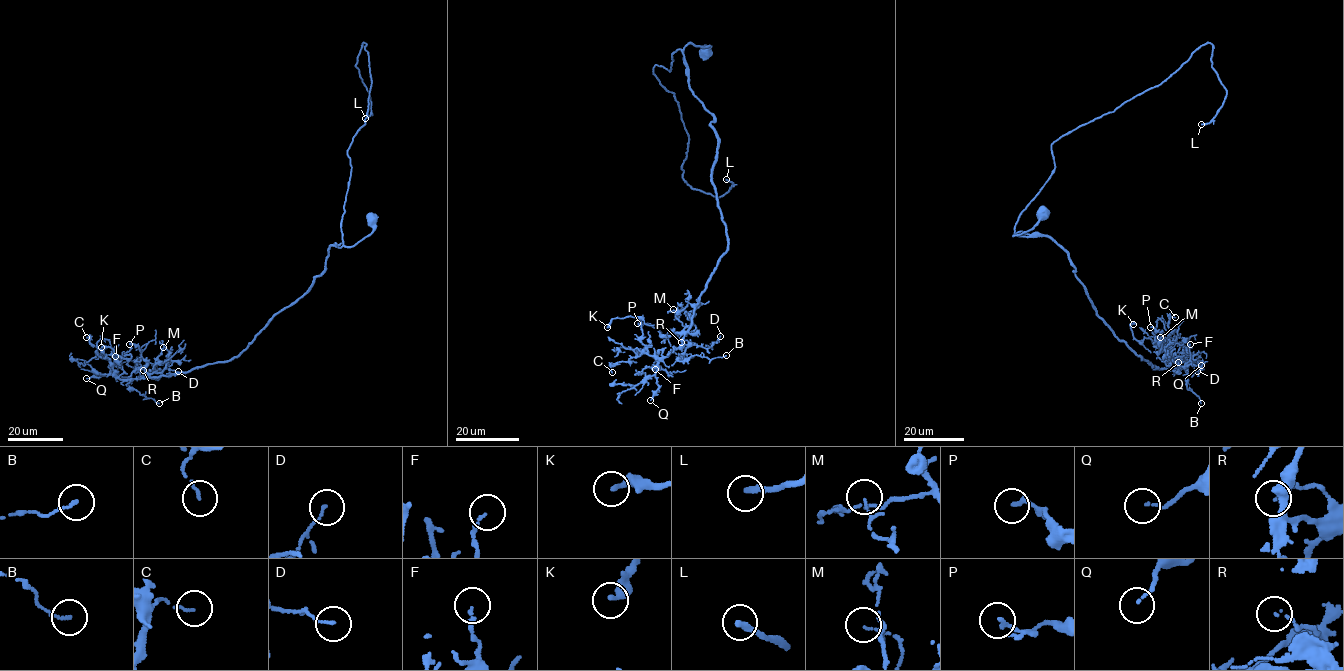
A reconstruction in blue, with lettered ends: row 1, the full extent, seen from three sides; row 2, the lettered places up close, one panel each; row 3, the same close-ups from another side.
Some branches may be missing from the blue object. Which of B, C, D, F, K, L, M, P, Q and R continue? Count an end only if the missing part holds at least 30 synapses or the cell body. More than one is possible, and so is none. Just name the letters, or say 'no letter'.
L

